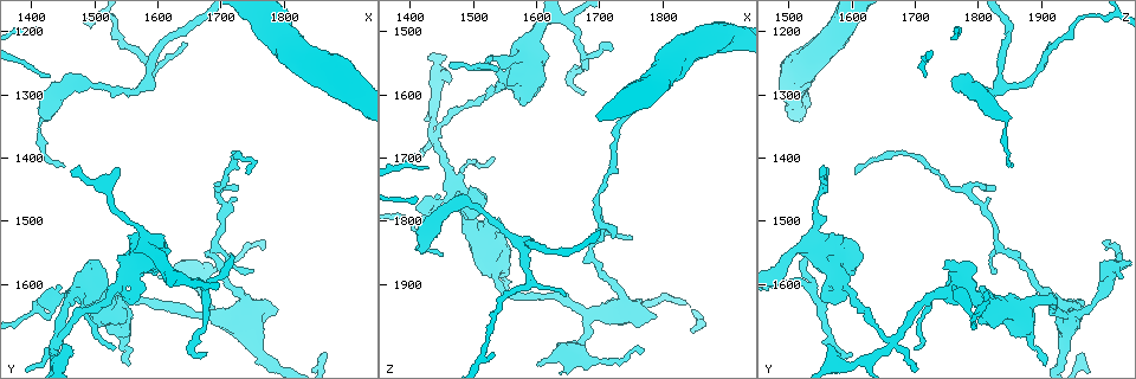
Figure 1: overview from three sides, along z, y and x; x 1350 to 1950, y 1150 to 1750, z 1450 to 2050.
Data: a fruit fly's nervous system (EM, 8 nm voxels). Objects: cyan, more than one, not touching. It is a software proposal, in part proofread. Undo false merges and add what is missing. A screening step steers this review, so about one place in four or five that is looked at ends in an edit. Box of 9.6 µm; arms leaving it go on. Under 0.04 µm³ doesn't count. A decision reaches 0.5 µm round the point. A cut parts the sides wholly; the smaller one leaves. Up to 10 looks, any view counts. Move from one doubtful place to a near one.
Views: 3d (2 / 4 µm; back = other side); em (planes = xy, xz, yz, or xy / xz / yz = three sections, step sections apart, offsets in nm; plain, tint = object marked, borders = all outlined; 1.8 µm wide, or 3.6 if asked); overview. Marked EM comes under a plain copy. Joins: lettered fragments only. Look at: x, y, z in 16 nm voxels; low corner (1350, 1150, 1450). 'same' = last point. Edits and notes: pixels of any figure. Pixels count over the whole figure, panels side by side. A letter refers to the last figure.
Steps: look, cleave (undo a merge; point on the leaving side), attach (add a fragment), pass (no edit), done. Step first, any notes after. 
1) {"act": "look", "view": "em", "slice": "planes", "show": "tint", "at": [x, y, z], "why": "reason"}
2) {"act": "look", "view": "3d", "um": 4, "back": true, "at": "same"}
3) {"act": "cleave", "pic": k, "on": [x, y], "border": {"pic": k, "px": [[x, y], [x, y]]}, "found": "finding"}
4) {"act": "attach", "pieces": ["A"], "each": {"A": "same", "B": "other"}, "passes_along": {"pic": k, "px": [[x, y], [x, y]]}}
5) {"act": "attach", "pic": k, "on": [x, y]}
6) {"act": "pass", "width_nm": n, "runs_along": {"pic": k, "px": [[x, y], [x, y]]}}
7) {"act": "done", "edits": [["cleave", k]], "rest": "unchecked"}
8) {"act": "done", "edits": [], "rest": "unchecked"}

{"act": "look", "view": "em", "slice": "planes", "show": "borders", "at": [1685, 1650, 1950], "why": "sharp bend"}

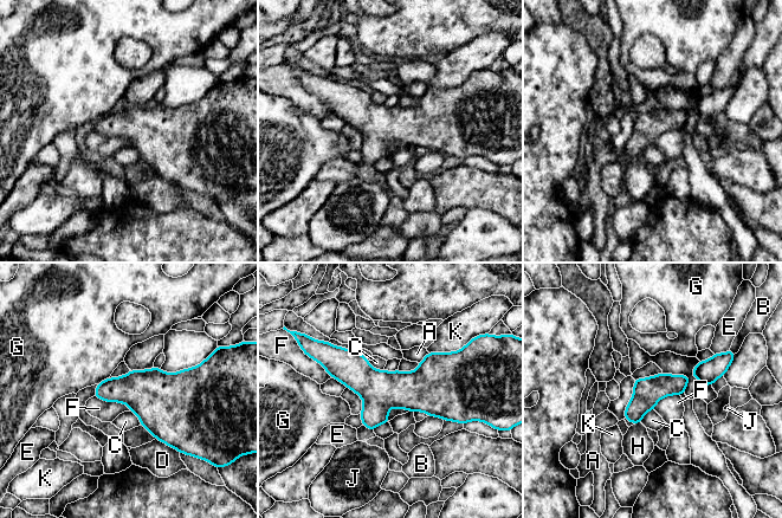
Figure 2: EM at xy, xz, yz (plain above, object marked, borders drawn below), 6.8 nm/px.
{"act": "pass", "each": {"A": "other", "B": "other", "C": "other", "D": "other", "E": "other", "F": "other", "G": "other", "H": "other", "J": "other", "K": "other"}, "border": {"pic": 2, "px": [[94, 395], [123, 402], [130, 410]]}, "found": "all the same neuron"}

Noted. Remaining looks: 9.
{"act": "look", "view": "3d", "um": 2, "back": true, "at": [1440, 1685, 1665], "why": "branch point"}

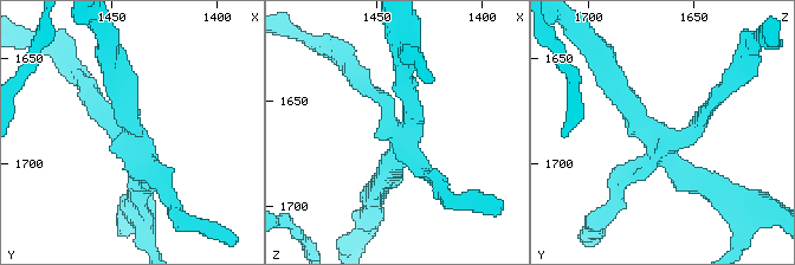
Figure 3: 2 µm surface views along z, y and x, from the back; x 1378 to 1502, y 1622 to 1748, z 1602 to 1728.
{"act": "look", "view": "em", "slice": "yz", "step": 8, "show": "tint", "at": [1440, 1688, 1665]}

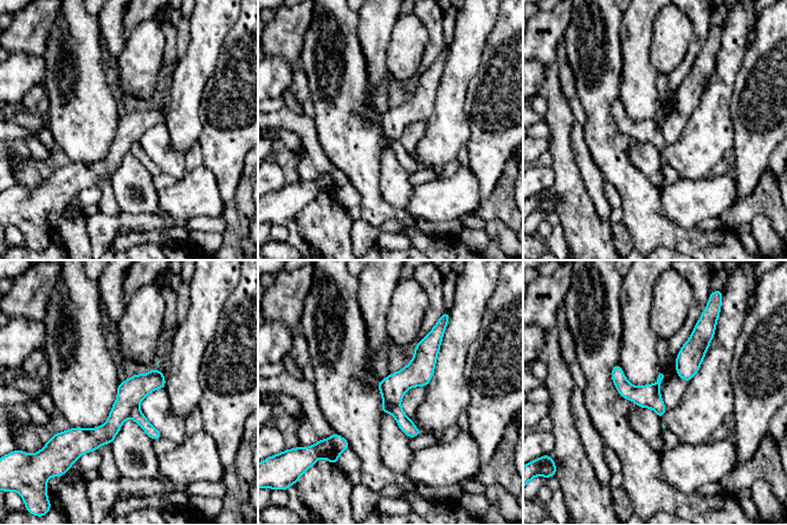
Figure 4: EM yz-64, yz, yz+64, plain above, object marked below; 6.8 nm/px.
{"act": "look", "view": "em", "slice": "planes", "show": "borders", "at": "same"}

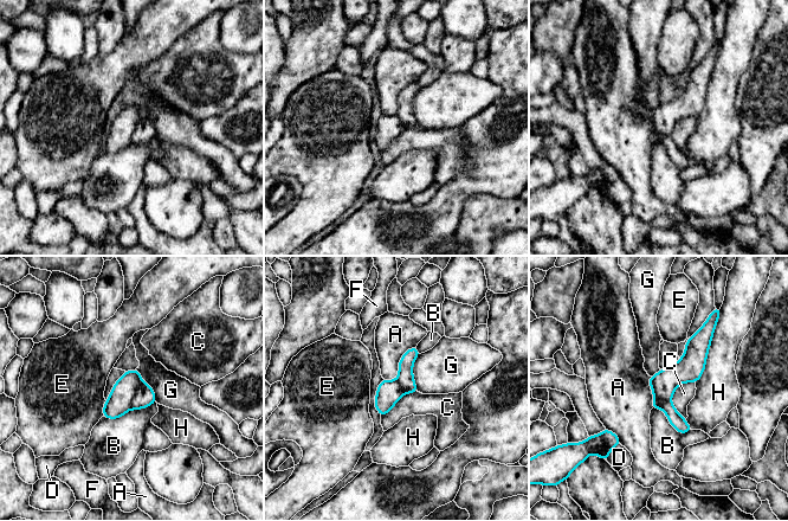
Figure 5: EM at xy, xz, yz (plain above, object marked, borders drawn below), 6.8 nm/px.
{"act": "cleave", "pic": 5, "on": [144, 396], "width_nm": 170, "each": {"A": "other", "B": "other", "C": "other", "D": "other", "E": "other", "F": "other", "G": "other", "H": "other"}, "found": "two neurons meet here"}

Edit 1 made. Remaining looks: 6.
{"act": "look", "view": "overview", "why": "redraw"}

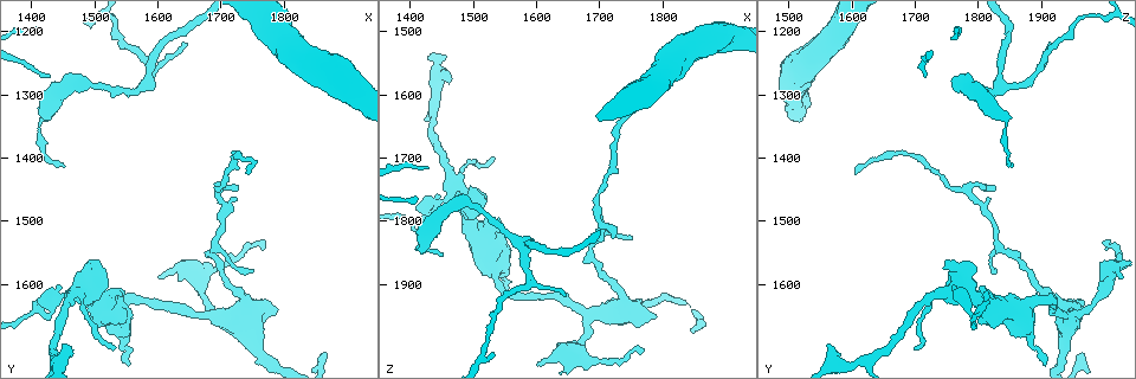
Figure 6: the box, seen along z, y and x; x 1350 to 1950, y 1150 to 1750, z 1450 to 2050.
{"act": "look", "view": "em", "slice": "xy", "step": 4, "show": "borders", "at": [1750, 1575, 1825], "why": "tapers out"}

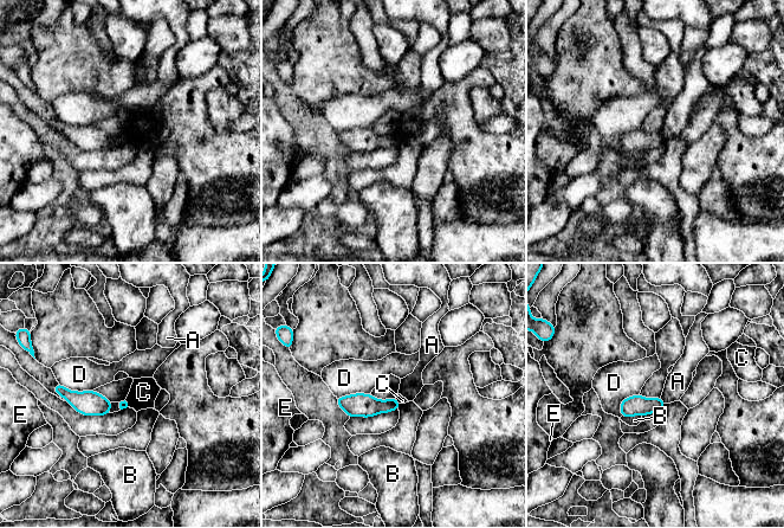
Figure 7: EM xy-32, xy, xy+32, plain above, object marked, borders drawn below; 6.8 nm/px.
{"act": "look", "view": "em", "slice": "planes", "show": "borders", "at": "same"}

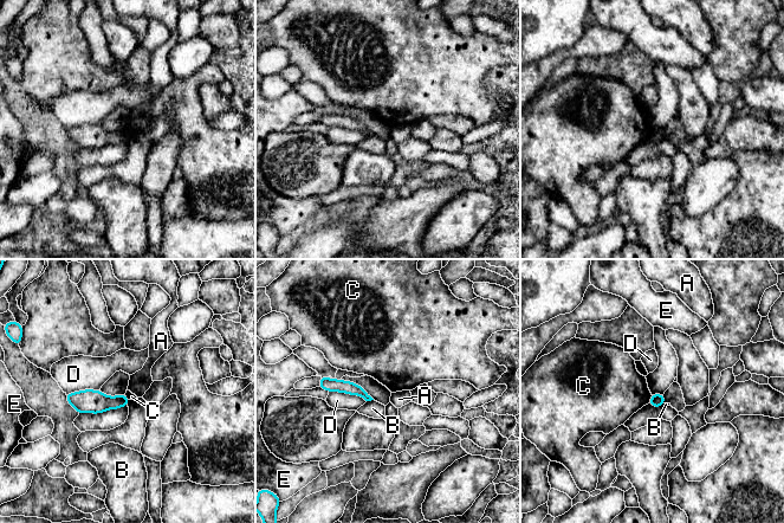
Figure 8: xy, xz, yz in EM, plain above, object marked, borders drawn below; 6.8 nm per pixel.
{"act": "pass", "each": {"A": "other", "B": "other", "C": "other", "D": "other", "E": "other"}, "runs_along": {"pic": 8, "px": [[322, 381], [347, 386], [362, 393]]}, "found": "none of them fits"}

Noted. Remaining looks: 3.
{"act": "done", "edits": [["cleave", 5]], "rest": "unchecked"}

